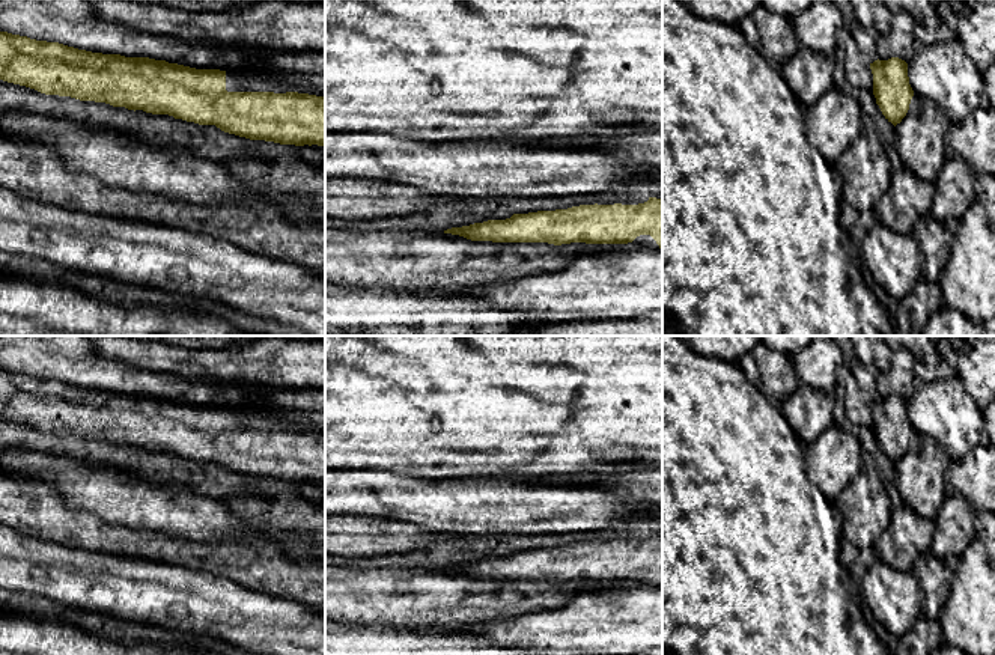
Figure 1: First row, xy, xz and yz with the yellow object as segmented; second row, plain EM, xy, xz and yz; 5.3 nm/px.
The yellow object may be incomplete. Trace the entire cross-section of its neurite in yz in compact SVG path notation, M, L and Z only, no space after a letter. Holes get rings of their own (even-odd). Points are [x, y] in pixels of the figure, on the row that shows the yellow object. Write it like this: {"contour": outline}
{"contour": "M899 57L878 59L870 63L870 69L876 104L885 119L896 126L906 116L914 96L908 77L908 63Z"}

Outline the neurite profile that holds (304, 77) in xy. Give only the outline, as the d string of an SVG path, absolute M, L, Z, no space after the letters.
M230 45L235 50L248 53L253 57L245 71L230 71L238 77L263 77L288 92L325 96L325 53L289 54L263 48Z

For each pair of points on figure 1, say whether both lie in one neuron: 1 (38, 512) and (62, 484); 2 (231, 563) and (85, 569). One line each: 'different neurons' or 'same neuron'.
1: different neurons
2: different neurons

